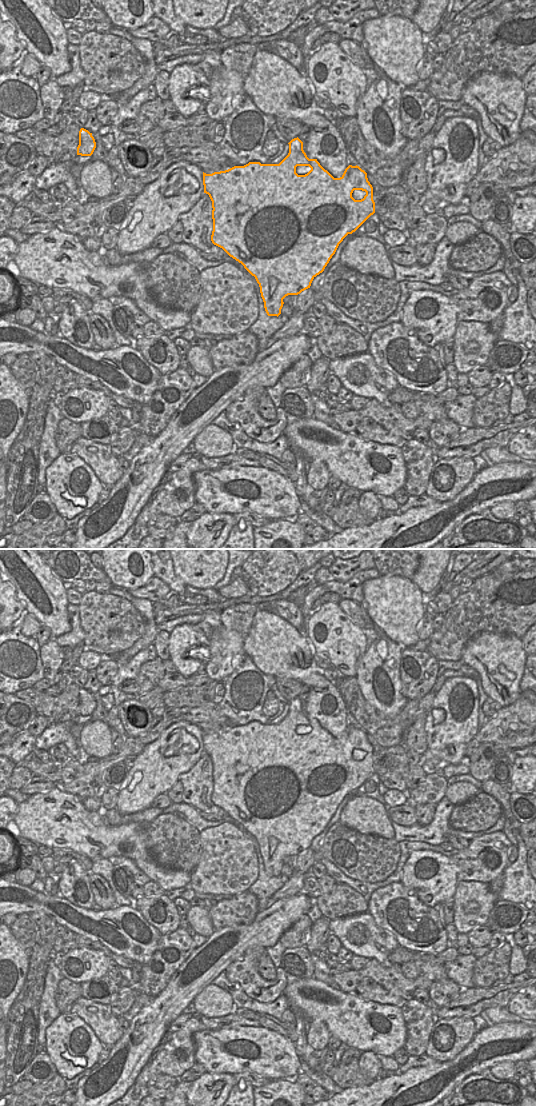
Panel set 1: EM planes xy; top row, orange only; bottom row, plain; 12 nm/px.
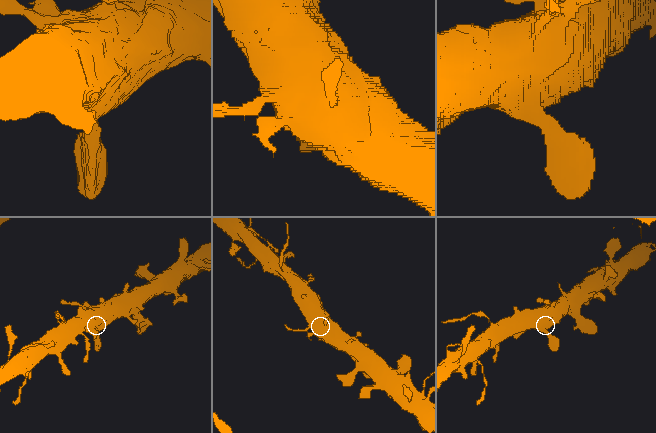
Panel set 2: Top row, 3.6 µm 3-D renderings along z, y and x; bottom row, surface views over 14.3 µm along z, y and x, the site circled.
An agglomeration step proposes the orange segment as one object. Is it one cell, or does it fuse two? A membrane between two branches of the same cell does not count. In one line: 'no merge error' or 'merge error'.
no merge error

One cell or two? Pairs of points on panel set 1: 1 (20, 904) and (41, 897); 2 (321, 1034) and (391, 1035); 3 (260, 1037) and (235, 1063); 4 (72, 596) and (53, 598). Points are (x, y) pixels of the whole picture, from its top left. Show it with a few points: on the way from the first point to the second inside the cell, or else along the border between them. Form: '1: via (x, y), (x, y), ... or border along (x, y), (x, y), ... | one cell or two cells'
1: via (25, 902), (37, 902) | one cell
2: border along (310, 1021), (321, 1020), (331, 1034) | two cells
3: via (261, 1048), (262, 1056), (246, 1068) | one cell
4: border along (65, 589), (69, 603) | two cells

